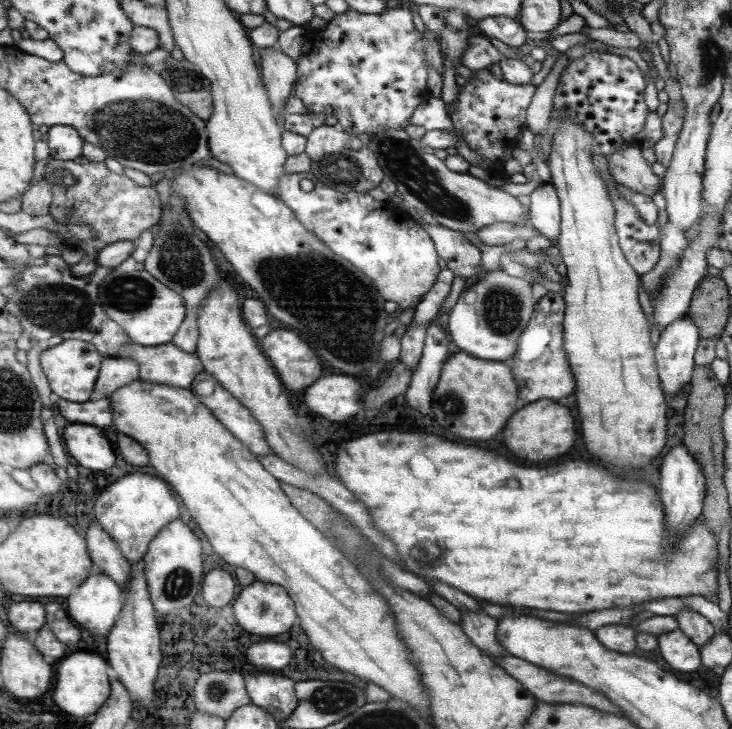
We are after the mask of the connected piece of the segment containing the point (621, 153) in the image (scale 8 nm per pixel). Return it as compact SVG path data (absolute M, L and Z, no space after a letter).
M636 147L622 148L609 159L609 171L620 186L649 195L663 190L663 180L653 171L651 164L644 159L642 150Z

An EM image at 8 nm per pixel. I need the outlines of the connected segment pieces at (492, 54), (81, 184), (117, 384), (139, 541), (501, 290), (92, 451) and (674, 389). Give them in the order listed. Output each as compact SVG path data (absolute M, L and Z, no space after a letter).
M482 34L469 38L469 46L463 52L461 65L474 71L484 70L494 64L500 64L504 57L498 51L493 40Z
M84 155L71 161L50 158L44 166L42 179L52 190L49 214L53 218L62 218L72 212L78 222L94 230L101 245L137 242L141 232L152 228L162 218L162 206L154 186L138 186L125 174L111 172L104 162L90 161Z
M122 357L104 358L100 377L97 379L96 392L110 396L116 389L129 385L138 379L140 365L132 359Z
M128 474L116 480L98 496L94 516L104 532L114 538L118 548L122 550L122 556L132 565L142 562L149 550L150 542L153 542L172 520L176 520L180 512L178 502L170 494L168 484L164 484L160 478L148 474Z
M502 266L485 272L480 280L466 288L446 317L456 351L466 352L474 358L508 362L517 352L521 335L533 318L536 305L532 296L532 283L528 278L510 276Z
M72 423L65 427L63 442L70 456L90 470L108 470L116 462L114 448L96 426Z
M689 314L666 326L661 333L657 344L658 374L670 396L676 396L684 384L690 383L700 339L696 322Z

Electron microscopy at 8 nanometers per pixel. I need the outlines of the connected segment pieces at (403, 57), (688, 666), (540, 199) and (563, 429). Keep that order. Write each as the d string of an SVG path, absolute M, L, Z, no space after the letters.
M348 9L335 14L326 29L305 27L302 54L297 63L296 97L306 105L309 114L326 113L338 119L338 128L348 134L367 133L371 136L386 129L406 130L410 116L428 98L428 66L422 56L422 35L415 29L409 9L396 9L382 14L362 14Z
M680 628L658 636L664 661L676 672L695 672L700 668L700 648Z
M549 183L538 186L530 196L528 224L554 243L560 234L560 199Z
M550 400L528 404L526 408L518 410L514 418L510 418L510 426L502 430L502 442L508 446L508 450L522 458L522 460L544 460L554 458L560 454L566 454L576 440L576 424L570 416L570 410L564 406L558 406Z

